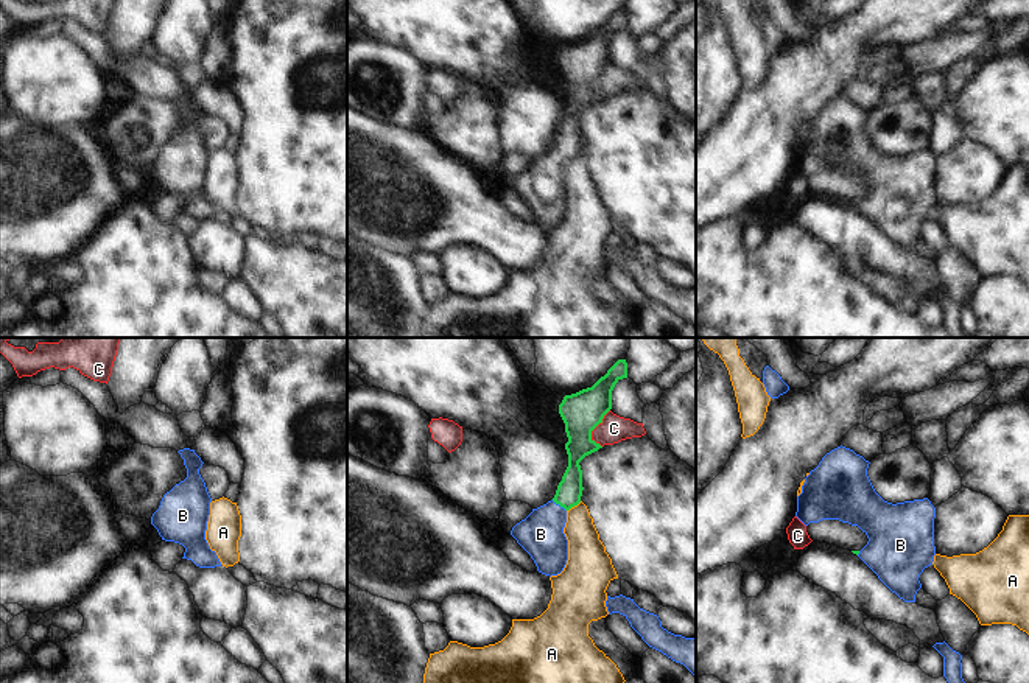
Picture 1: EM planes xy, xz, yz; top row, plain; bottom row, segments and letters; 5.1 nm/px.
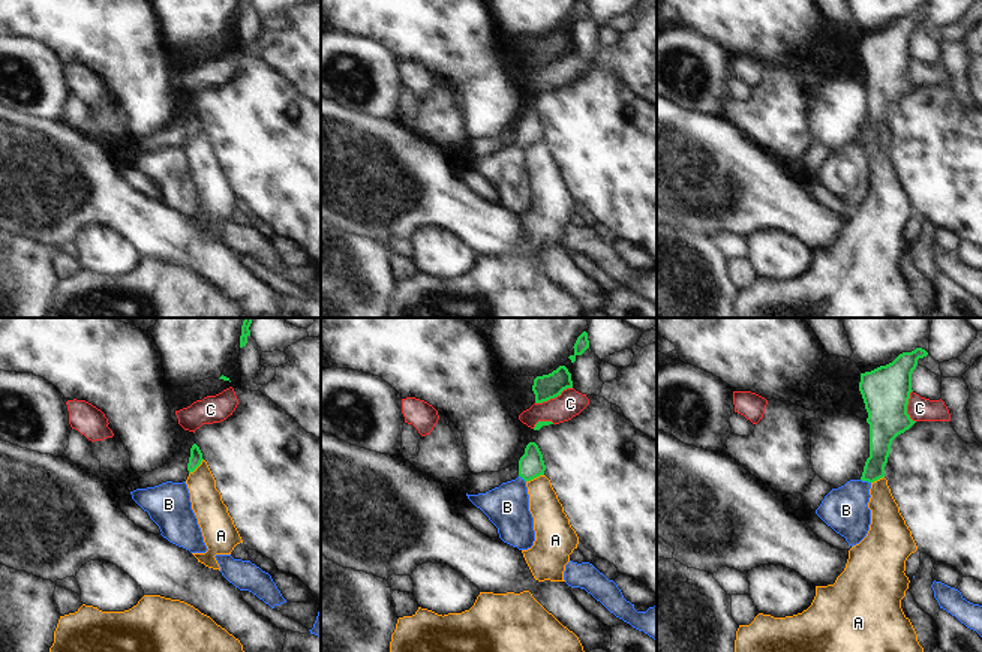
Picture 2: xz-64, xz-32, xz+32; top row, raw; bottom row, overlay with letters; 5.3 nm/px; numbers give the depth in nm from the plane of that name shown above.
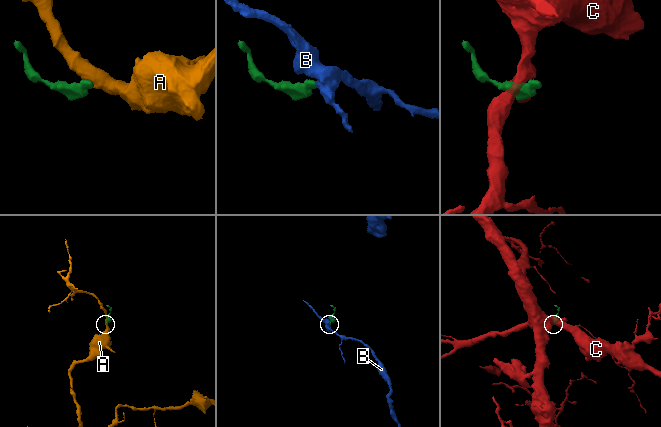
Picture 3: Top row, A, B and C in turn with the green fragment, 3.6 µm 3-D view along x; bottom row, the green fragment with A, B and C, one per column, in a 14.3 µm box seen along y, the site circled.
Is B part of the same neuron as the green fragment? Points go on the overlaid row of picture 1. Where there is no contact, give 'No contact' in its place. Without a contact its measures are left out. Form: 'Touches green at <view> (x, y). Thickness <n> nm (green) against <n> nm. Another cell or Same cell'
Touches green at xz (559, 504). Thickness 130 nm (green) against 240 nm. Same cell

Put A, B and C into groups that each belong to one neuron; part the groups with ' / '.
A / B / C

